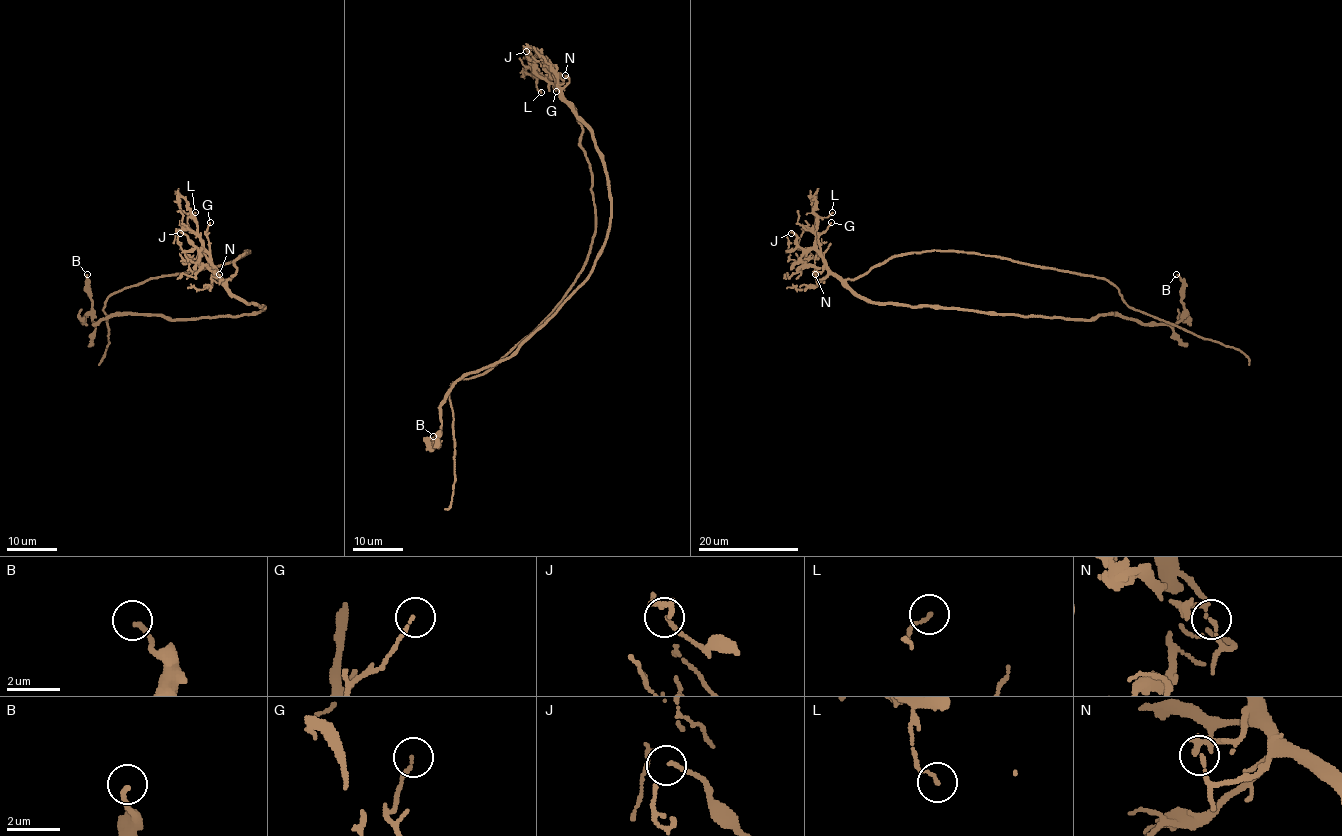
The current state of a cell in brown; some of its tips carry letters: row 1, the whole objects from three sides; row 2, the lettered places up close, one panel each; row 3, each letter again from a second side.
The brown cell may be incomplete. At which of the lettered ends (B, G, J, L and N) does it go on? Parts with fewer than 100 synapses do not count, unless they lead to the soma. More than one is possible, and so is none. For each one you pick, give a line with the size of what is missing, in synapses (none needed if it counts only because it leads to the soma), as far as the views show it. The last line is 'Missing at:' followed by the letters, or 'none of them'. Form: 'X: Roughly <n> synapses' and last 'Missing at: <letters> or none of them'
Missing at: none of them

